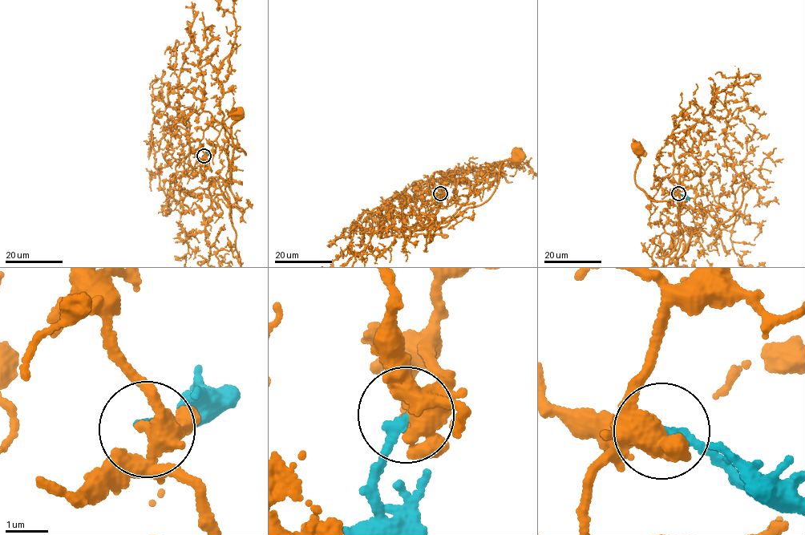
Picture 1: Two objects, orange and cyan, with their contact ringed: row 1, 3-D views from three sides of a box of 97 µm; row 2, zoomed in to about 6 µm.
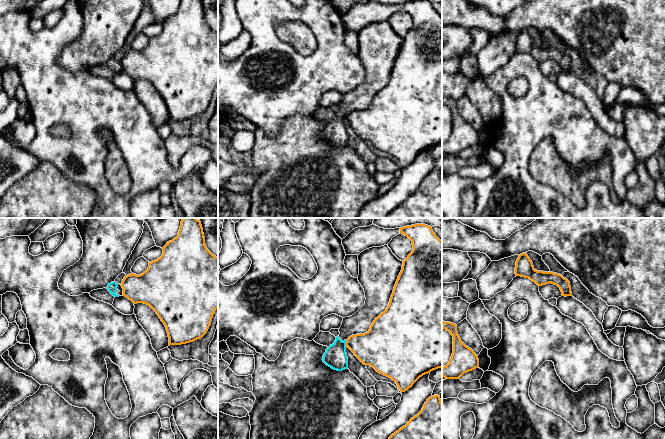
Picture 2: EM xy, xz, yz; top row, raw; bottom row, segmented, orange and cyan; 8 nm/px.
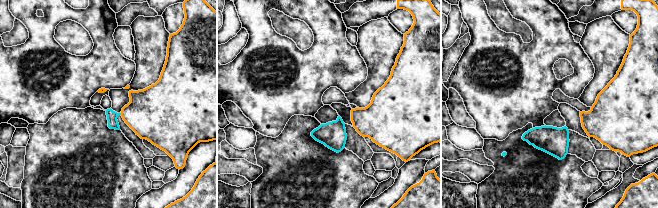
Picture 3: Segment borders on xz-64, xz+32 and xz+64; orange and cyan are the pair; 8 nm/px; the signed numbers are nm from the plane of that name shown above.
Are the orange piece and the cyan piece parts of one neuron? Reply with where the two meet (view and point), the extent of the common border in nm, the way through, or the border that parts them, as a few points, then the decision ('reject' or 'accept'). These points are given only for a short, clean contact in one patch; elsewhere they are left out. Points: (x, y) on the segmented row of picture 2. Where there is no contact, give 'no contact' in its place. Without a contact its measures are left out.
contact xz (346, 343); length 50 nm; border xz (347, 340), (345, 345); reject

